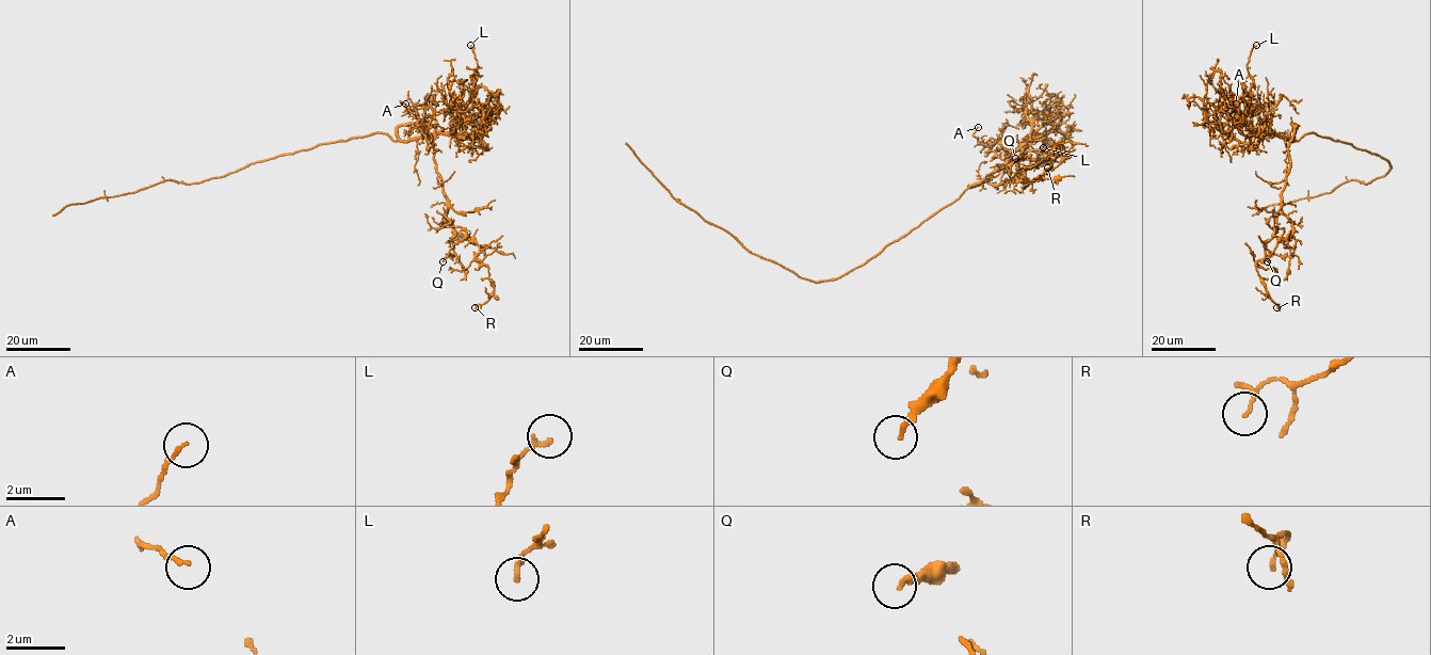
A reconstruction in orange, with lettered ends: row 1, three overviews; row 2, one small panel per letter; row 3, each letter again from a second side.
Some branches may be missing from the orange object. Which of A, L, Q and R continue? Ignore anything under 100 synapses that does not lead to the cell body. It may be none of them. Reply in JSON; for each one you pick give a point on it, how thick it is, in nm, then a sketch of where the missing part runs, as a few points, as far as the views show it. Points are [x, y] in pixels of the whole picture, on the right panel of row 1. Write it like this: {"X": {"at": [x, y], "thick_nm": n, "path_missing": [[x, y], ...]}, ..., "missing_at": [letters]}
{"missing_at": []}

